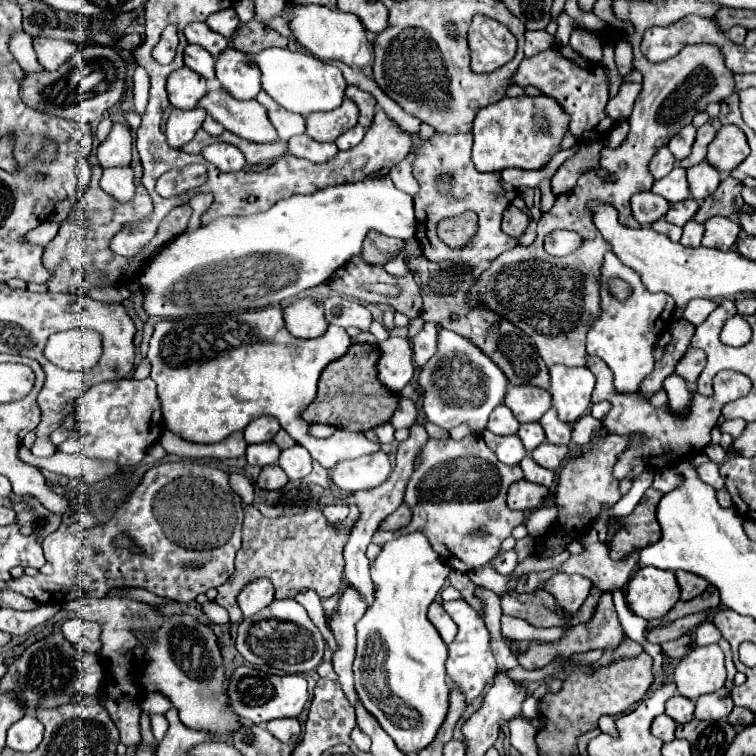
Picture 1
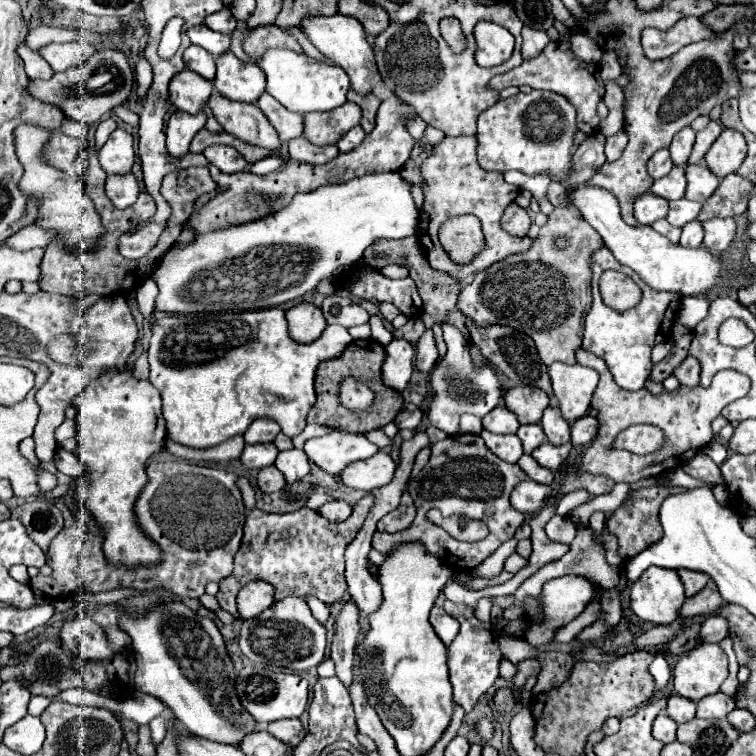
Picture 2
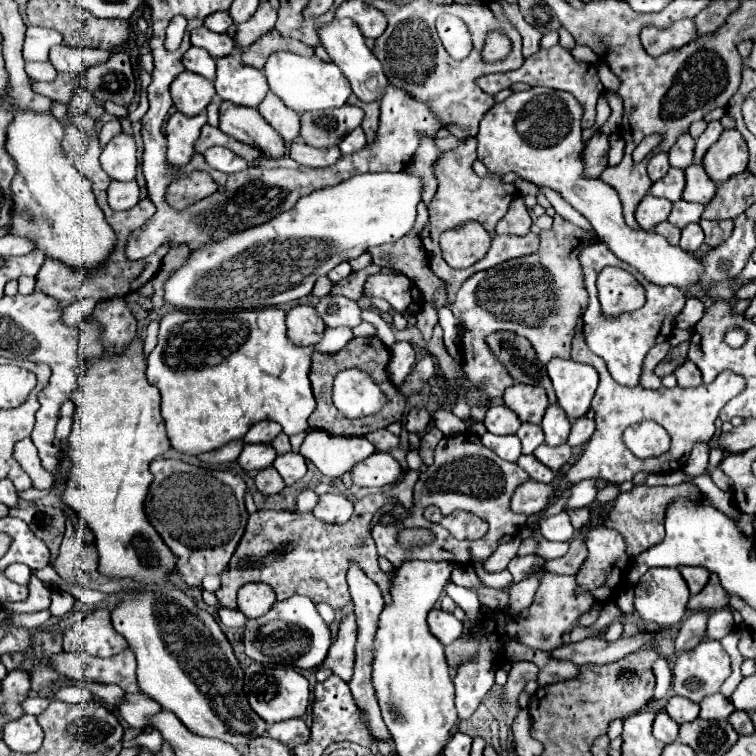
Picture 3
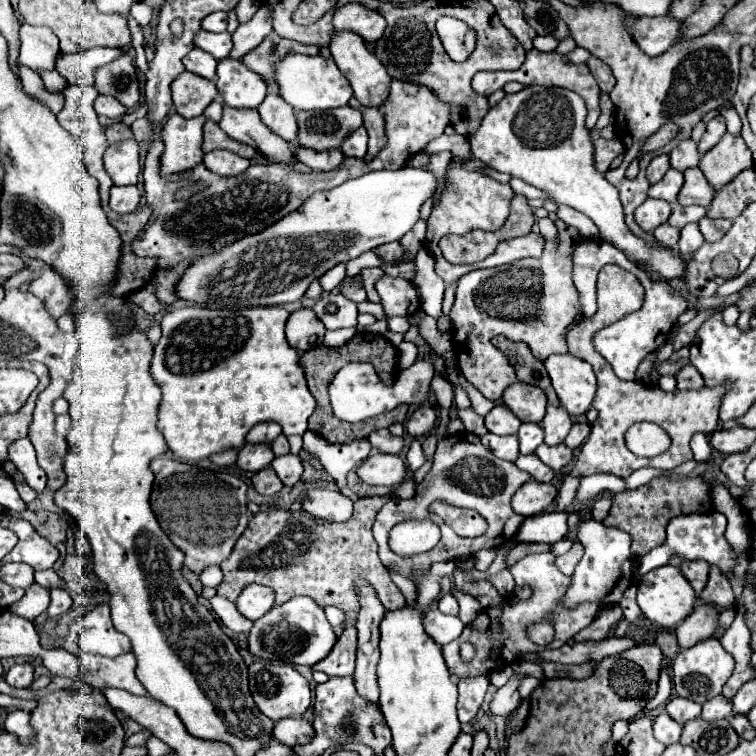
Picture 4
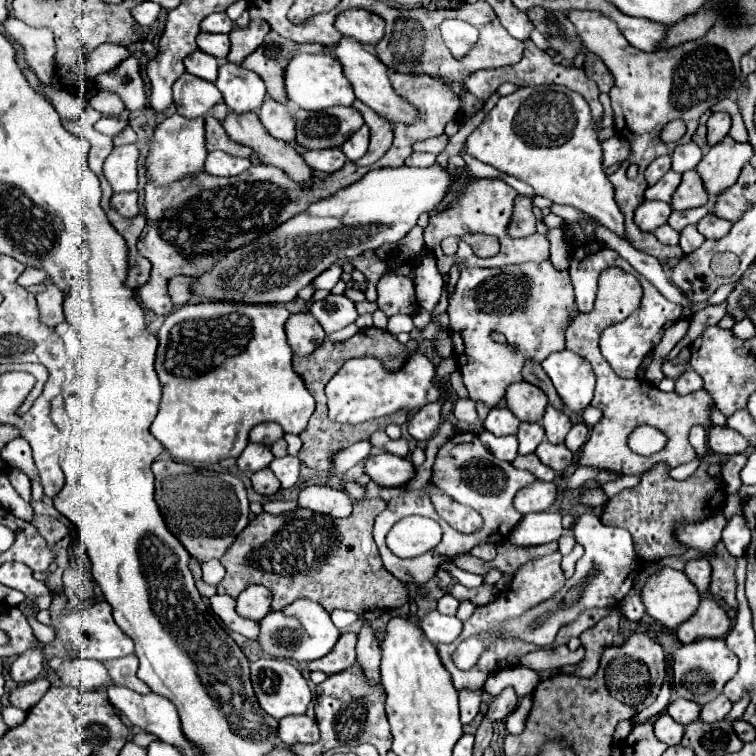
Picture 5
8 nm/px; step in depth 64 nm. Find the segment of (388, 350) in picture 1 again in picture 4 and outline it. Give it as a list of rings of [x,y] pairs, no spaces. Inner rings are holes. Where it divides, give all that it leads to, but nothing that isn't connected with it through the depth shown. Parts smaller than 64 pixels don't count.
[[[402,342],[400,346],[396,346],[398,350],[398,370],[404,370],[404,368],[410,368],[414,362],[416,362],[416,356],[418,356],[418,348],[412,344],[412,342]]]

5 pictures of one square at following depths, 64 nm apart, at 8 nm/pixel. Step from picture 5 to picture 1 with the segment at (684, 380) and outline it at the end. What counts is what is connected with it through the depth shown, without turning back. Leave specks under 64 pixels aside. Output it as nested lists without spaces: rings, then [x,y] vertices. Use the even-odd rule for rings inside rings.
[[[688,348],[676,366],[676,374],[682,376],[684,380],[688,380],[690,384],[694,384],[698,380],[700,372],[704,370],[704,364],[706,364],[706,354],[698,348]]]

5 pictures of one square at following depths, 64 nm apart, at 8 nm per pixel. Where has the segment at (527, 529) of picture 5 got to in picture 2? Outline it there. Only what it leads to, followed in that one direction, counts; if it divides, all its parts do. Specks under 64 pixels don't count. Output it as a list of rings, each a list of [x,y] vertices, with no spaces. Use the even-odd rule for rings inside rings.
[[[552,516],[546,524],[546,534],[554,542],[566,542],[570,544],[576,536],[576,526],[566,516]]]

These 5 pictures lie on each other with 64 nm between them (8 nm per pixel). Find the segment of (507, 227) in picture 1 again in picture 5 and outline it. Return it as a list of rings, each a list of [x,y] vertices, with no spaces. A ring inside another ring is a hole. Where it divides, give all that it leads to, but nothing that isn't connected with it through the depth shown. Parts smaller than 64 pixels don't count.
[[[516,196],[514,214],[508,224],[510,238],[522,238],[536,232],[536,216],[532,212],[532,200],[526,196]]]

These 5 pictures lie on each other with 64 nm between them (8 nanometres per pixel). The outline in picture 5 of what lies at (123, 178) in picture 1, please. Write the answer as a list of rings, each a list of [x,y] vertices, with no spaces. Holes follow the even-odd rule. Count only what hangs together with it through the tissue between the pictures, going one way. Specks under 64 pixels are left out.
[[[114,192],[110,204],[120,216],[130,218],[138,214],[138,194],[136,192]]]

